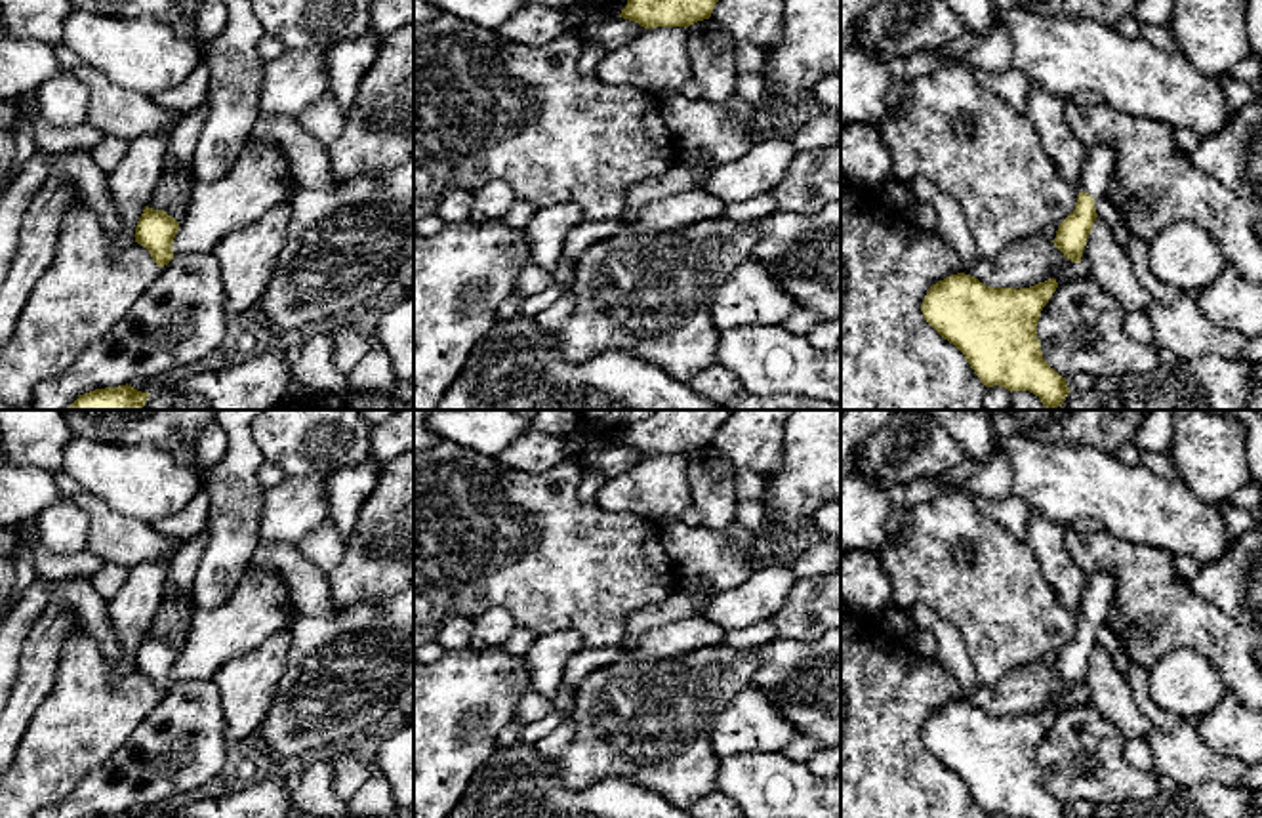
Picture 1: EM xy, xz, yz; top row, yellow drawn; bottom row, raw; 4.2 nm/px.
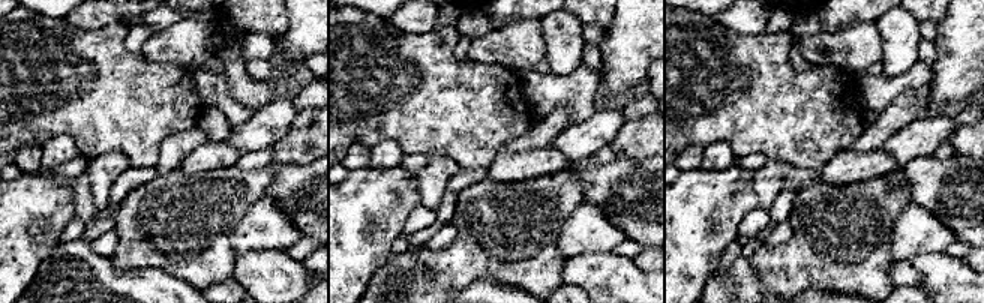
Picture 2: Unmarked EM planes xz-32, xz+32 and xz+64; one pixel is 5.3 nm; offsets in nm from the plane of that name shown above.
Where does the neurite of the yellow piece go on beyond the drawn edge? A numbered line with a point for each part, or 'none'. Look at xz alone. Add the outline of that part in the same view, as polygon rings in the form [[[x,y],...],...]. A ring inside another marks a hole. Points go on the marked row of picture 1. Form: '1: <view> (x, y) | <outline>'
none

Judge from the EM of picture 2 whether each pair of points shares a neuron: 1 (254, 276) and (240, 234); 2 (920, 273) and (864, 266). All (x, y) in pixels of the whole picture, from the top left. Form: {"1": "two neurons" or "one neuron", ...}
{"1": "two neurons", "2": "two neurons"}

